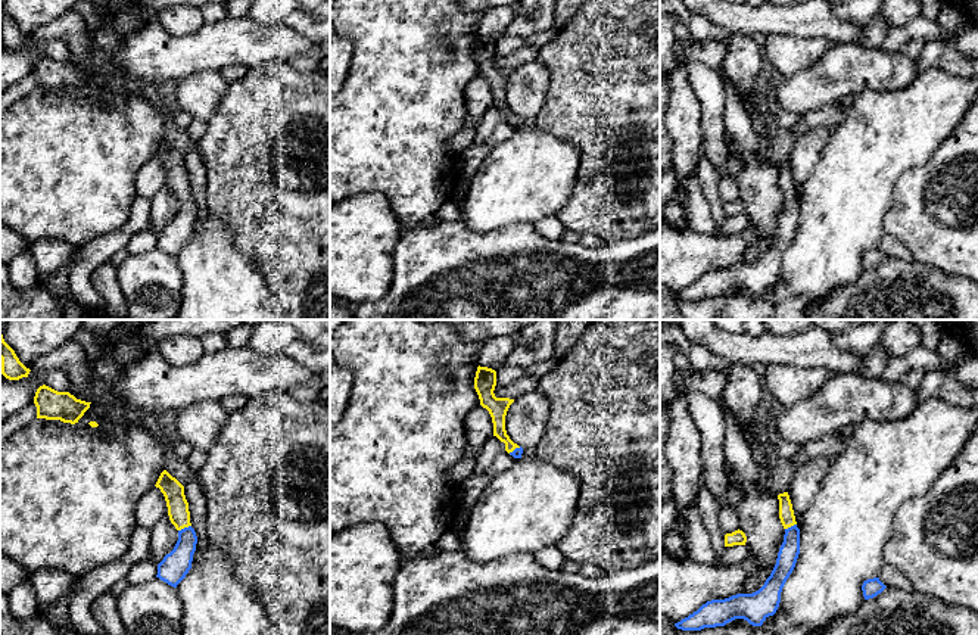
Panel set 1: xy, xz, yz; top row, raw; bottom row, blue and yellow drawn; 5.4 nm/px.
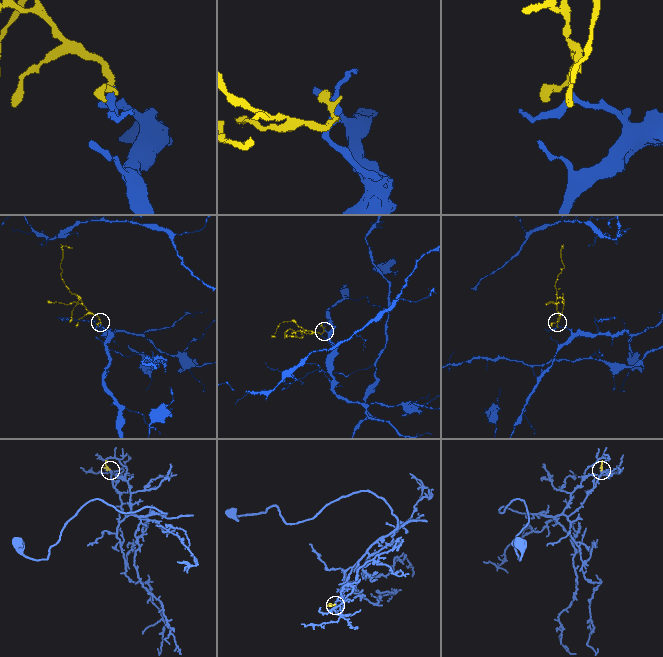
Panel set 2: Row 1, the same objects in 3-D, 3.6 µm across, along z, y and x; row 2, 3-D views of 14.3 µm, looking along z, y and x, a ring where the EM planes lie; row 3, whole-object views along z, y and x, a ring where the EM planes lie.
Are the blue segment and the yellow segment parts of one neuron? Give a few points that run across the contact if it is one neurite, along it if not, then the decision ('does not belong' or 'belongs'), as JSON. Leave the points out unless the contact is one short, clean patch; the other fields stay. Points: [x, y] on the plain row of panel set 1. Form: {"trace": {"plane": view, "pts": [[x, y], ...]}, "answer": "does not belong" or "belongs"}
{"trace": {"plane": "xy", "pts": [[173, 239], [184, 218], [184, 198], [178, 183]]}, "answer": "belongs"}

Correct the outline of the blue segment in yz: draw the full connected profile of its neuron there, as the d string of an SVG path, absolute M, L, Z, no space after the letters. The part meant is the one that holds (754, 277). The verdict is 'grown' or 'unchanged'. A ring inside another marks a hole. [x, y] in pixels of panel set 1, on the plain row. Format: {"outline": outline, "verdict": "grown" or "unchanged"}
{"outline": "M788 162L779 164L779 189L785 199L776 234L764 255L753 264L736 264L725 270L711 270L697 281L675 293L682 301L725 296L735 289L744 289L753 296L761 296L773 286L781 273L782 258L792 243L800 224L800 199L797 197Z", "verdict": "grown"}

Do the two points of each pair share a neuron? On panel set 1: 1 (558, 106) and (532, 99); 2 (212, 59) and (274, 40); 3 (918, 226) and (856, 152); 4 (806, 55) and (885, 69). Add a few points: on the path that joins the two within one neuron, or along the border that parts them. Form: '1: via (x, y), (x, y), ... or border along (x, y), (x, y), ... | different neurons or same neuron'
1: border along (545, 68), (550, 84), (545, 103), (535, 117) | different neurons
2: via (227, 44), (259, 43) | same neuron
3: border along (915, 168), (909, 168), (896, 184), (882, 229) | different neurons
4: border along (834, 44), (809, 67), (790, 77) | different neurons

